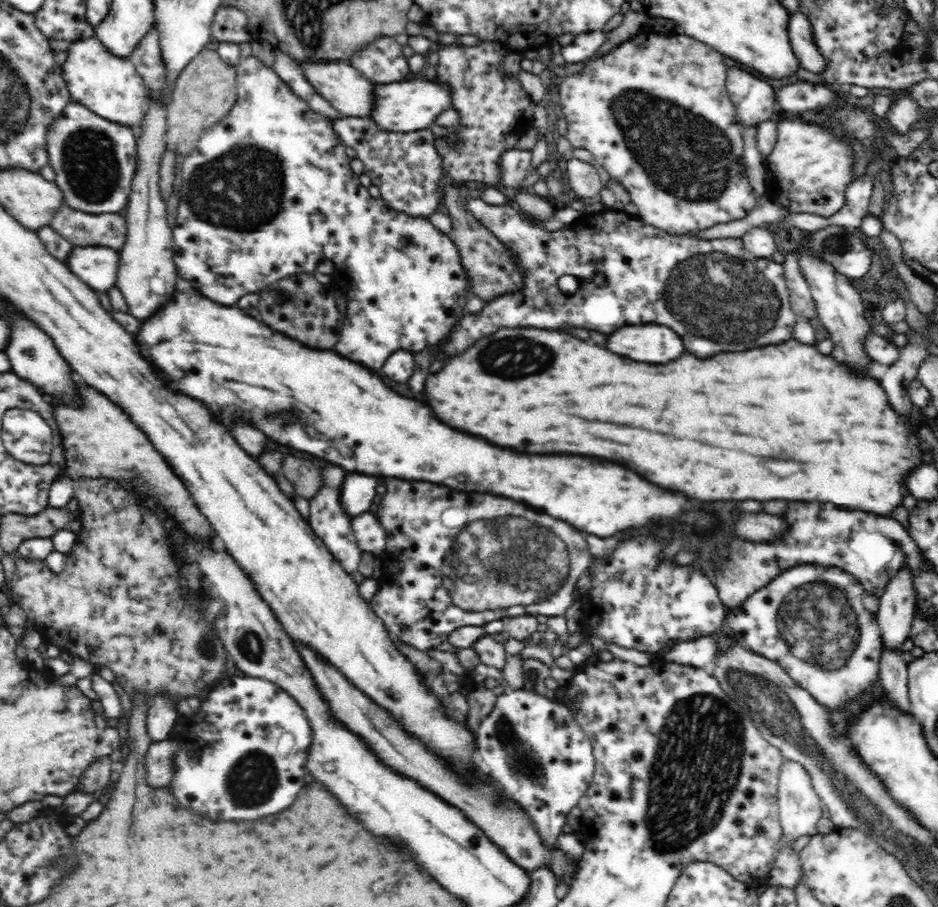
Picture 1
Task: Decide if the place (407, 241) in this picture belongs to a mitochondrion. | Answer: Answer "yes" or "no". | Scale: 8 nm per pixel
yes

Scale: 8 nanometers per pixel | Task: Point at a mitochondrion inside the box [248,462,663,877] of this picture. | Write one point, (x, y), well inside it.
(481, 577)

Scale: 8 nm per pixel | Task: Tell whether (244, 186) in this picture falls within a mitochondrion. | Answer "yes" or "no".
yes

